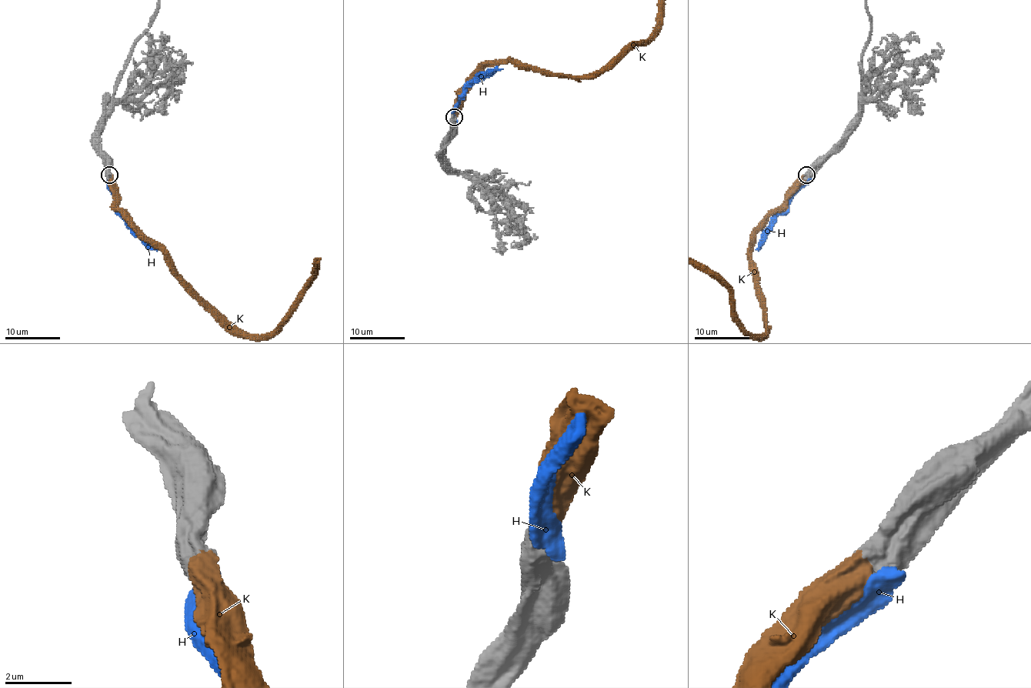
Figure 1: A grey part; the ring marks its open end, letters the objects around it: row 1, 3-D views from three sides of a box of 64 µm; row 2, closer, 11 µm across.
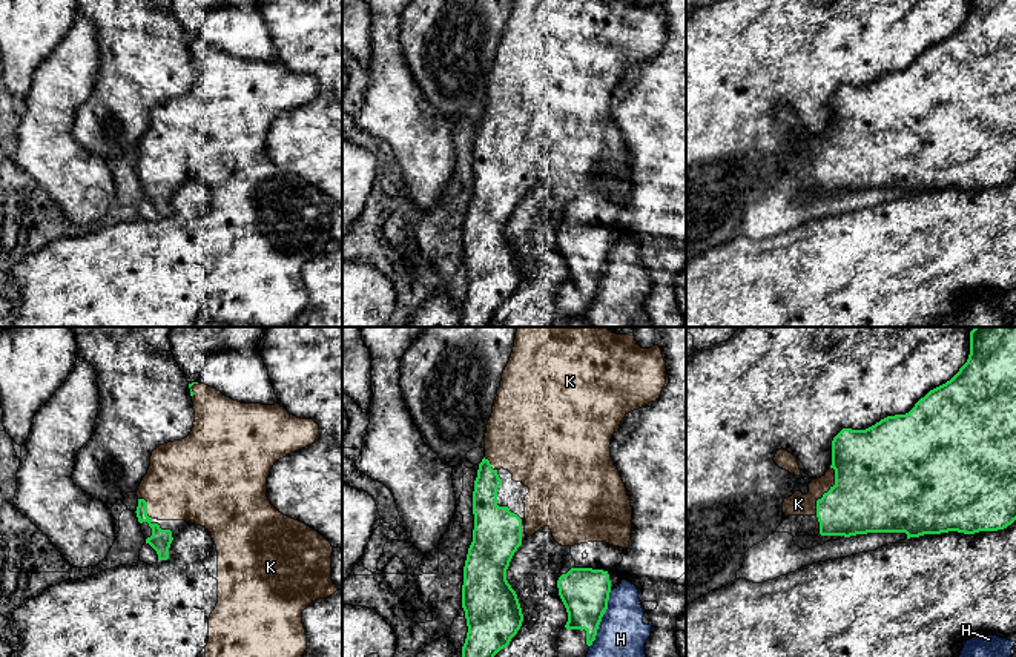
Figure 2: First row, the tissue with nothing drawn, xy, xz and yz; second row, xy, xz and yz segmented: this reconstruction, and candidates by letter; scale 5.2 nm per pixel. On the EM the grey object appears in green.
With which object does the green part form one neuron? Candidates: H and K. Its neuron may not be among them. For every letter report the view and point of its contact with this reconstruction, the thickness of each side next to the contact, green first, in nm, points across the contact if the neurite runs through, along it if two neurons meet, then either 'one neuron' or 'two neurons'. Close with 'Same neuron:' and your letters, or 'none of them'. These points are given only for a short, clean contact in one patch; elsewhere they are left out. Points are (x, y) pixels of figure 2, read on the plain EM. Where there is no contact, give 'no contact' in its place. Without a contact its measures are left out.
H: xz (600, 275) | 260/300 nm | along xz (611, 246), (608, 264), (590, 303) | two neurons
K: yz (827, 148) | 440/120 nm | one neuron
Same neuron: K

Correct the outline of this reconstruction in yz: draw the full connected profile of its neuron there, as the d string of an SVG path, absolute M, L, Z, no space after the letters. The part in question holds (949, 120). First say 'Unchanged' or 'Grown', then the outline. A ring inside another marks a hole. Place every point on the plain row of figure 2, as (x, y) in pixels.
Grown. M970 0L970 11L945 40L930 46L905 71L887 72L866 86L843 84L832 97L832 121L809 140L809 149L795 147L783 158L784 172L816 172L821 192L856 192L867 189L905 189L907 195L924 190L1004 186L1016 177L1016 0Z

